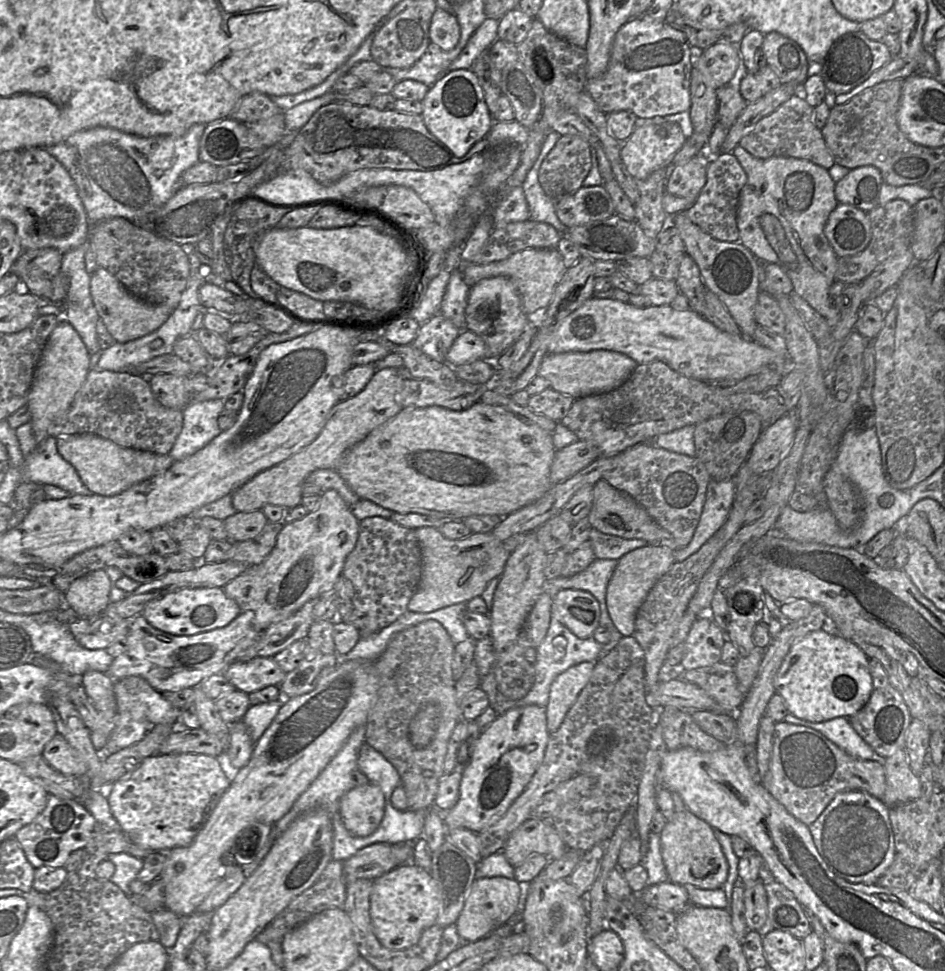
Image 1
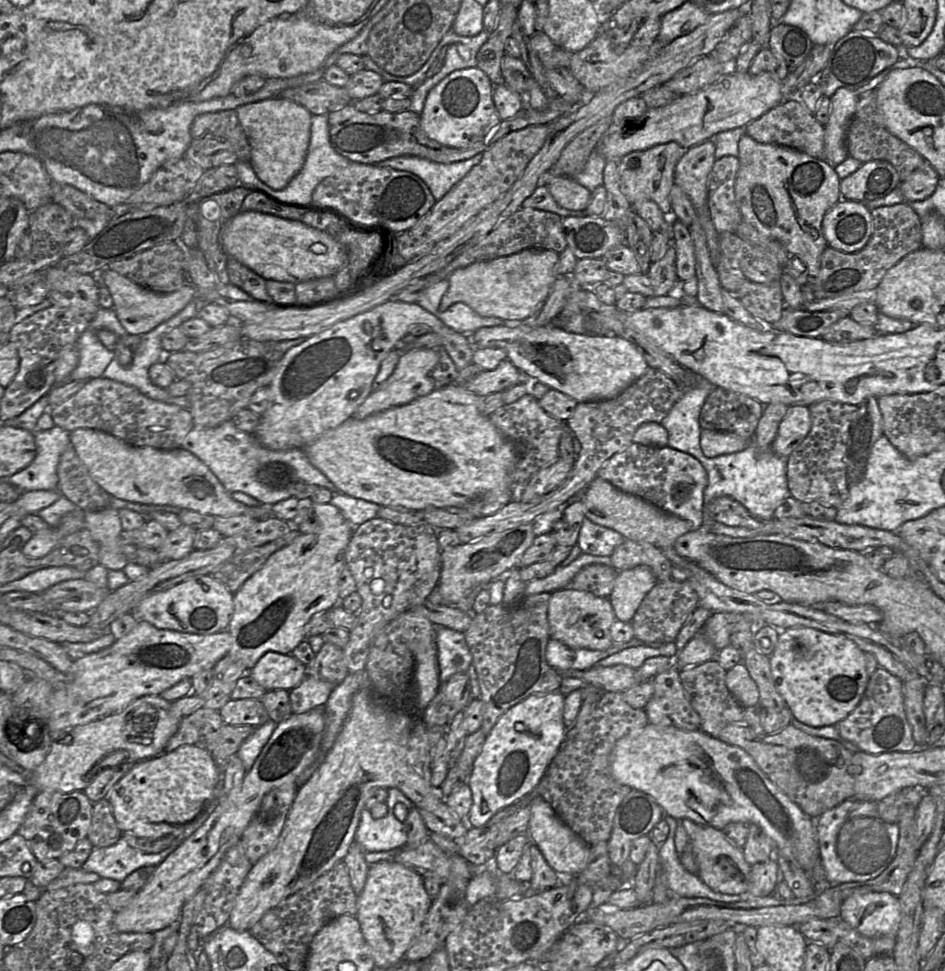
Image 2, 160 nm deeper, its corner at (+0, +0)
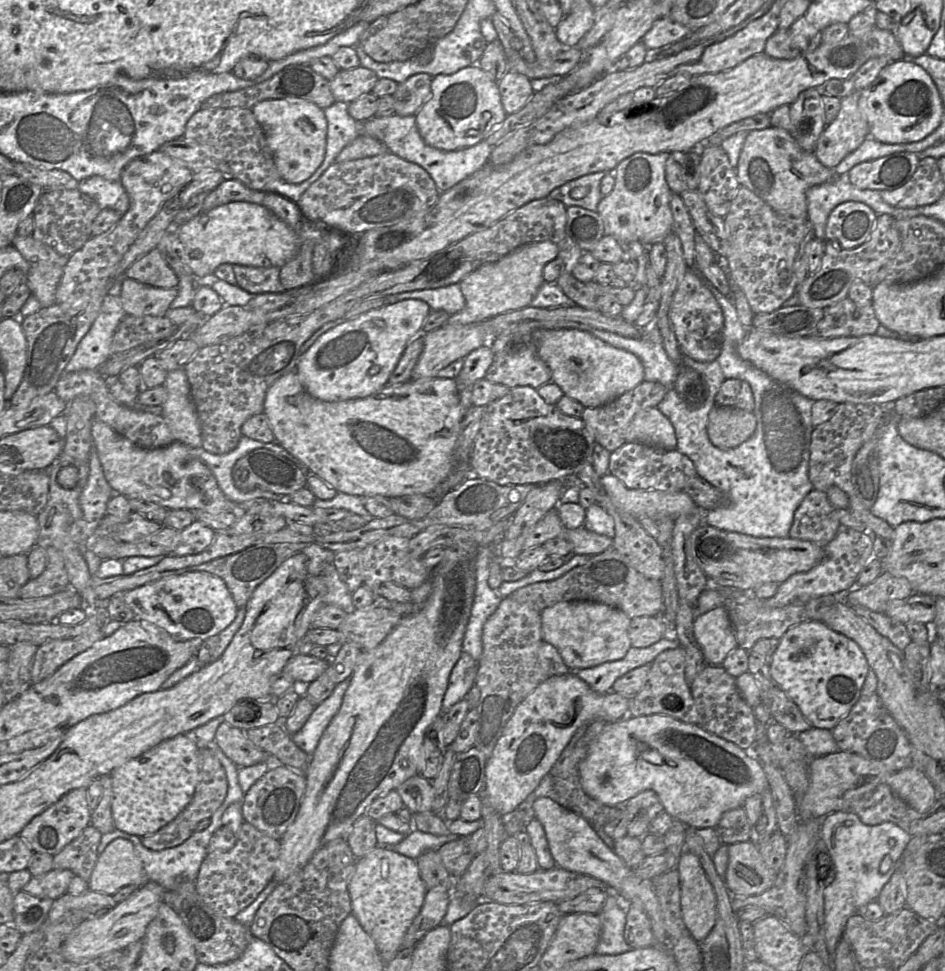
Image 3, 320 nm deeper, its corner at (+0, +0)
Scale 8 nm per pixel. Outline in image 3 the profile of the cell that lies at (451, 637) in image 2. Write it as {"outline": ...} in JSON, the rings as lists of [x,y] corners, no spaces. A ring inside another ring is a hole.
{"outline":[[[463,651],[449,676],[448,687],[442,702],[443,710],[466,699],[467,692],[475,684],[476,672],[477,662]]]}

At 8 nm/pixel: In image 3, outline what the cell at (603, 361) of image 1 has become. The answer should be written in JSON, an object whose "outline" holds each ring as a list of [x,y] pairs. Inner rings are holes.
{"outline":[[[566,328],[535,330],[532,339],[538,356],[551,370],[551,382],[585,408],[608,404],[644,381],[643,364],[635,354],[612,346],[589,331]]]}

